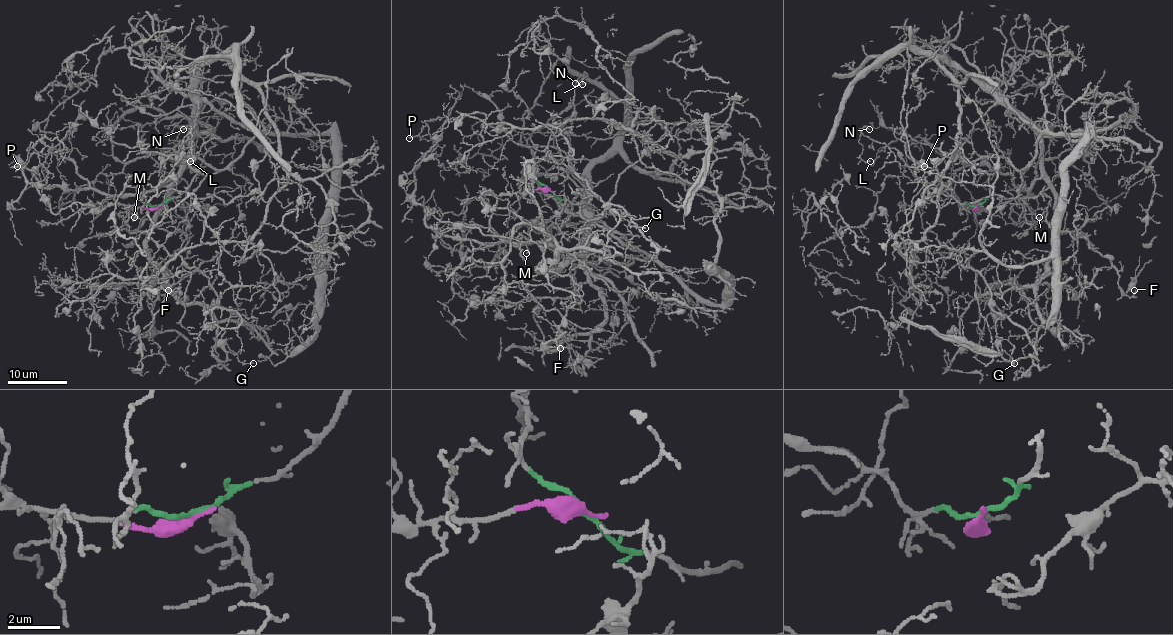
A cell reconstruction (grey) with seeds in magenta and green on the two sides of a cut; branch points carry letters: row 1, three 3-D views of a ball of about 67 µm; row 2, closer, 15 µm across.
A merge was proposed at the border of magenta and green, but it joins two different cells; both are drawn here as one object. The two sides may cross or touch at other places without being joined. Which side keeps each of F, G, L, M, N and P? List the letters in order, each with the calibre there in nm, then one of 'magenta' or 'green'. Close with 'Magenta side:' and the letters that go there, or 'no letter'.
F: 120 nm thick; magenta
G: 120 nm thick; magenta
L: 120 nm thick; green
M: 140 nm thick; magenta
N: 130 nm thick; green
P: 130 nm thick; magenta
Magenta side: F, G, M, P

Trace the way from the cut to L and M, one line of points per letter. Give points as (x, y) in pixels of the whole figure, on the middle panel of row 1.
L: (551, 191), (536, 179), (538, 162), (554, 134), (572, 116), (575, 81), (584, 72), (583, 84)
M: (551, 191), (533, 189), (497, 197), (490, 225), (505, 240), (529, 240), (521, 240), (527, 248), (526, 254)

